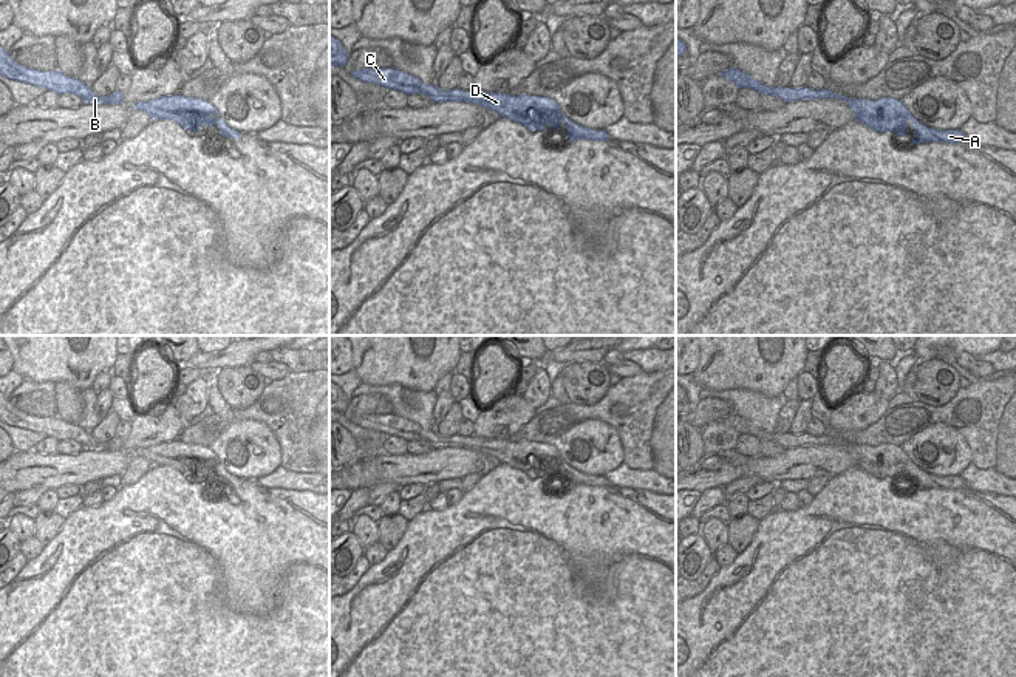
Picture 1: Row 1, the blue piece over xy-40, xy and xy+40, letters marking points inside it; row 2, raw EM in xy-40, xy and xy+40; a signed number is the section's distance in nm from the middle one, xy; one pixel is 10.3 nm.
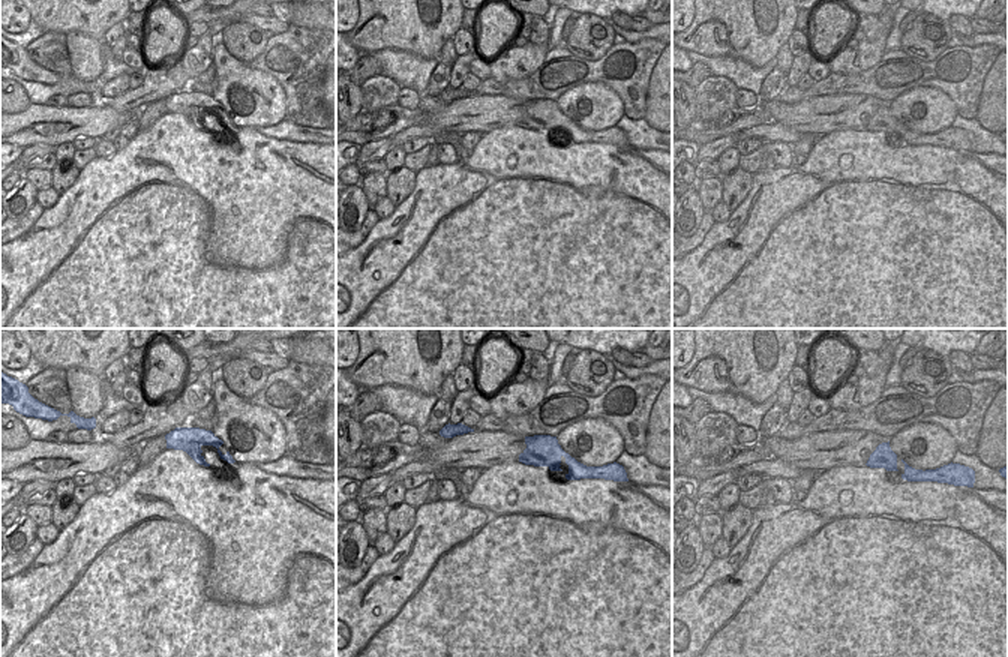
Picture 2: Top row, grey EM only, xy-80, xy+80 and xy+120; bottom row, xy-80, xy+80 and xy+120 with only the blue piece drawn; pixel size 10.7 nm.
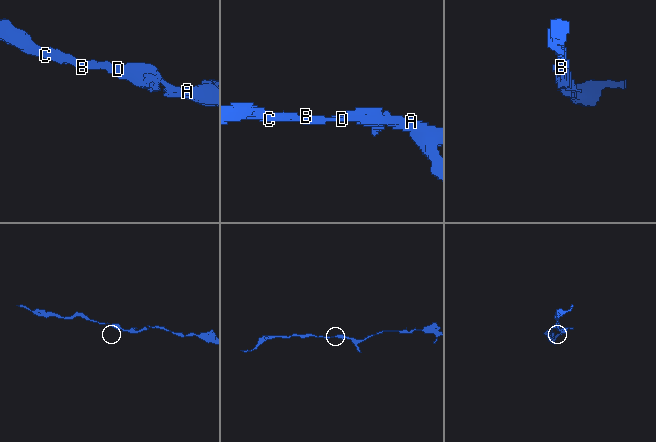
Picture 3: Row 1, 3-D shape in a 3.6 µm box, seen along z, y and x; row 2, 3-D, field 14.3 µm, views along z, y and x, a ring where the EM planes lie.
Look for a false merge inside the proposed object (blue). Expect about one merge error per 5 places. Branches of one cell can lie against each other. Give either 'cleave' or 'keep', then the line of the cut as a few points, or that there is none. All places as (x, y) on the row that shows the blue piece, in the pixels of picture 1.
keep; no cut

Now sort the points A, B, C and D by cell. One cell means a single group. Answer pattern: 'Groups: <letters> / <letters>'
Groups: A B C D.

